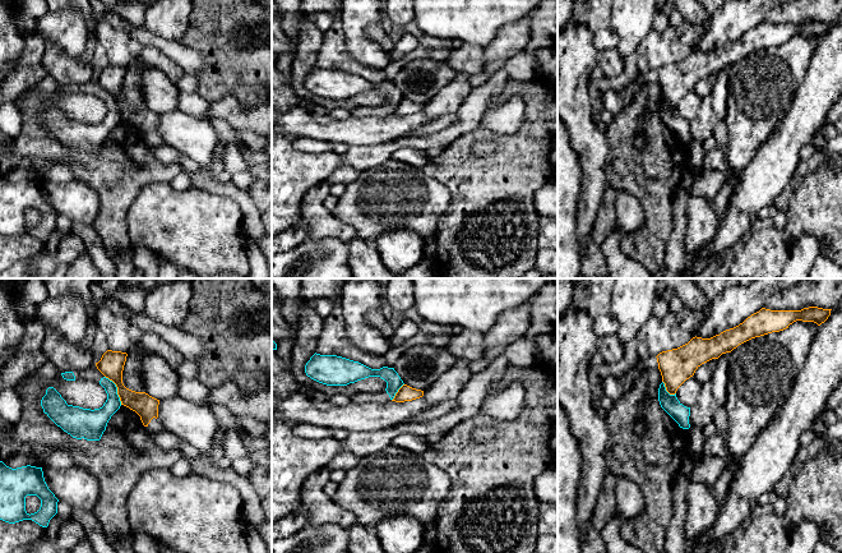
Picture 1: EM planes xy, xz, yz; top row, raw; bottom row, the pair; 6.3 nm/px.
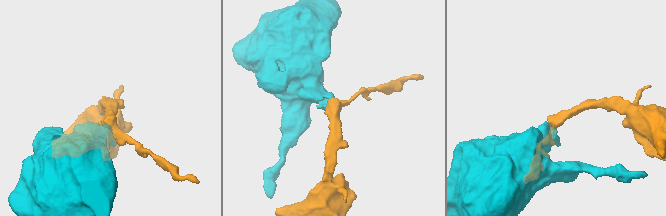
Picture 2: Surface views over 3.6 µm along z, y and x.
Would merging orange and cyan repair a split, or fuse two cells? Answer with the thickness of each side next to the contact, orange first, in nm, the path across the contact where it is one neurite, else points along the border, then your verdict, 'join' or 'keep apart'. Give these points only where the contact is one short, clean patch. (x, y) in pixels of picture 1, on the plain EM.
160 nm thick on the orange side, 160 nm on the other; border along xy (105, 90), (115, 98), (121, 118); keep apart

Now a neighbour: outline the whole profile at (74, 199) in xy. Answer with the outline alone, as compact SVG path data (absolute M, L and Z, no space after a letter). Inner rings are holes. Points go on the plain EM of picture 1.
M43 180L42 185L48 203L59 215L71 222L80 221L87 225L96 222L100 209L98 195L87 184L78 180L65 184Z

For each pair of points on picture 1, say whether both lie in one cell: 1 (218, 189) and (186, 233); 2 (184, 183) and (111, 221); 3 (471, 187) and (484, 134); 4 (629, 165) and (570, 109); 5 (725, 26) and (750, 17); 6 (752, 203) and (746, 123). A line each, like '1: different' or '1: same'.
1: different
2: different
3: same
4: different
5: same
6: different

